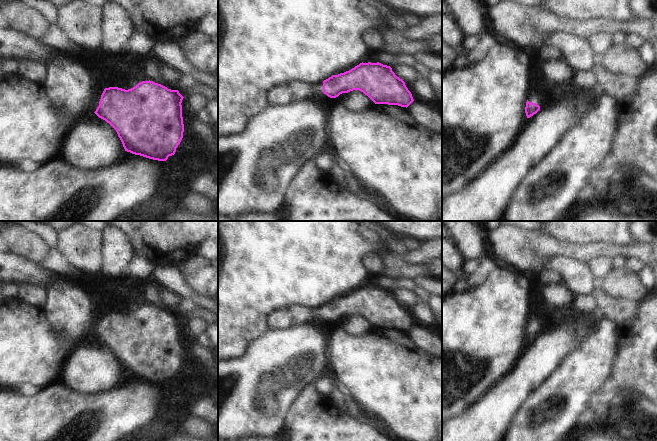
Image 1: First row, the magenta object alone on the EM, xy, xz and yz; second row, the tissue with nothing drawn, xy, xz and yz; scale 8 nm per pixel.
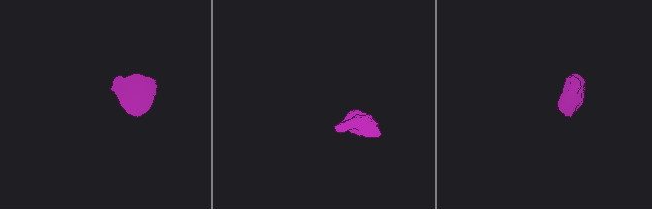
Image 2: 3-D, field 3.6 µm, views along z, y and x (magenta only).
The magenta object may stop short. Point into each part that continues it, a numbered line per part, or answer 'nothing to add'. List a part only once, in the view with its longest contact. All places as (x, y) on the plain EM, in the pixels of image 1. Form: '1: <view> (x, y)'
1: xy (69, 310)

